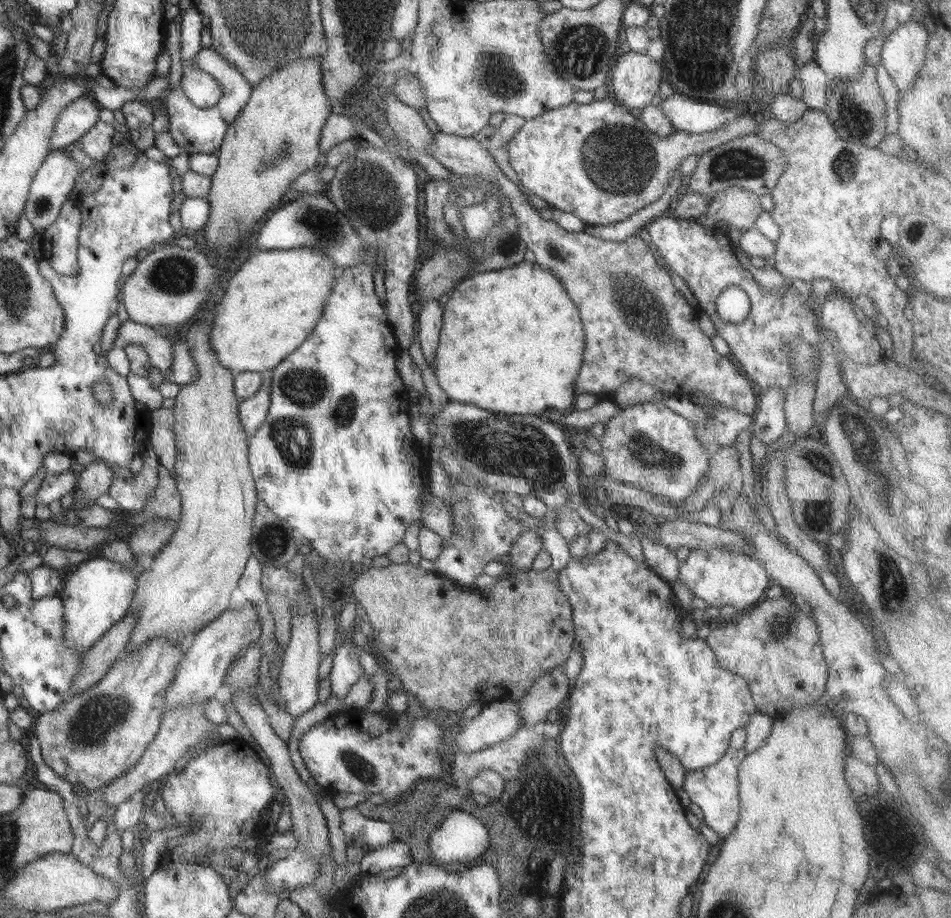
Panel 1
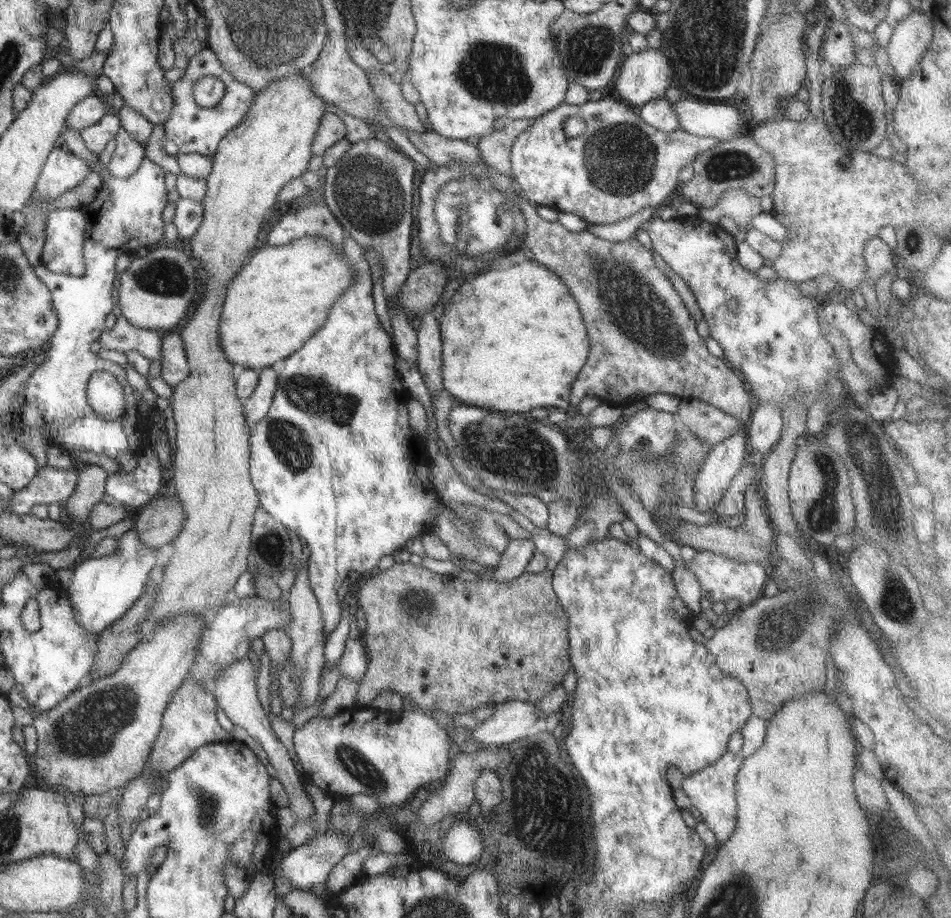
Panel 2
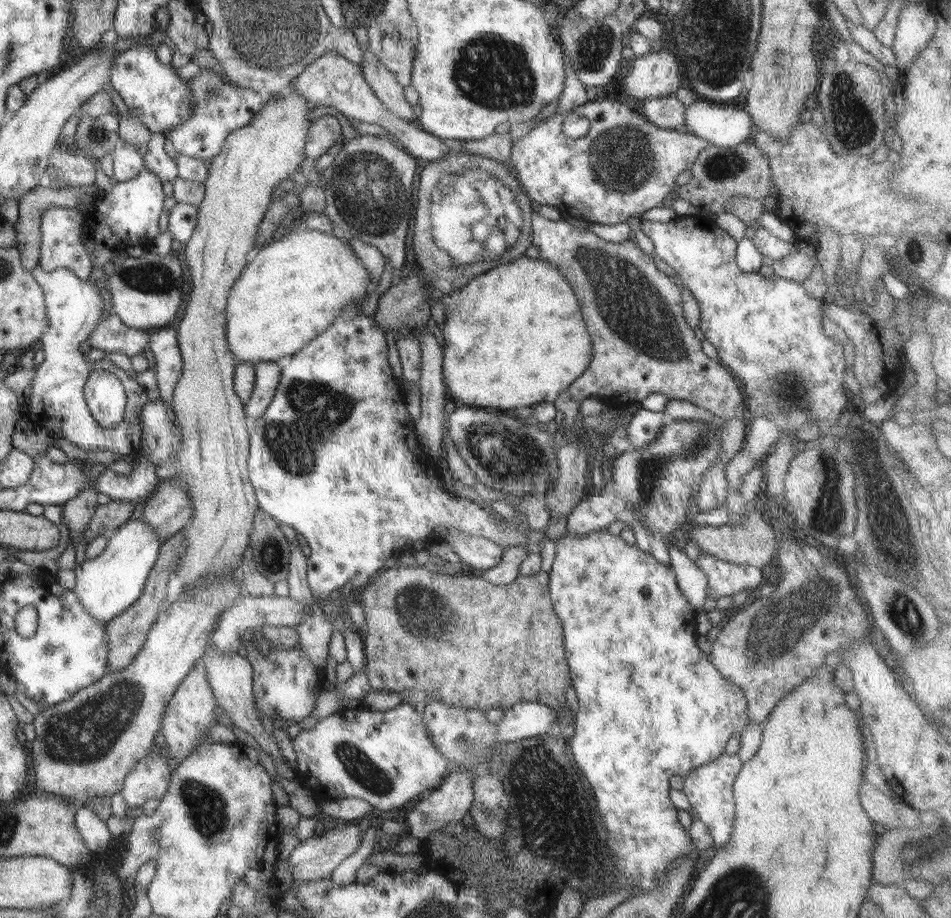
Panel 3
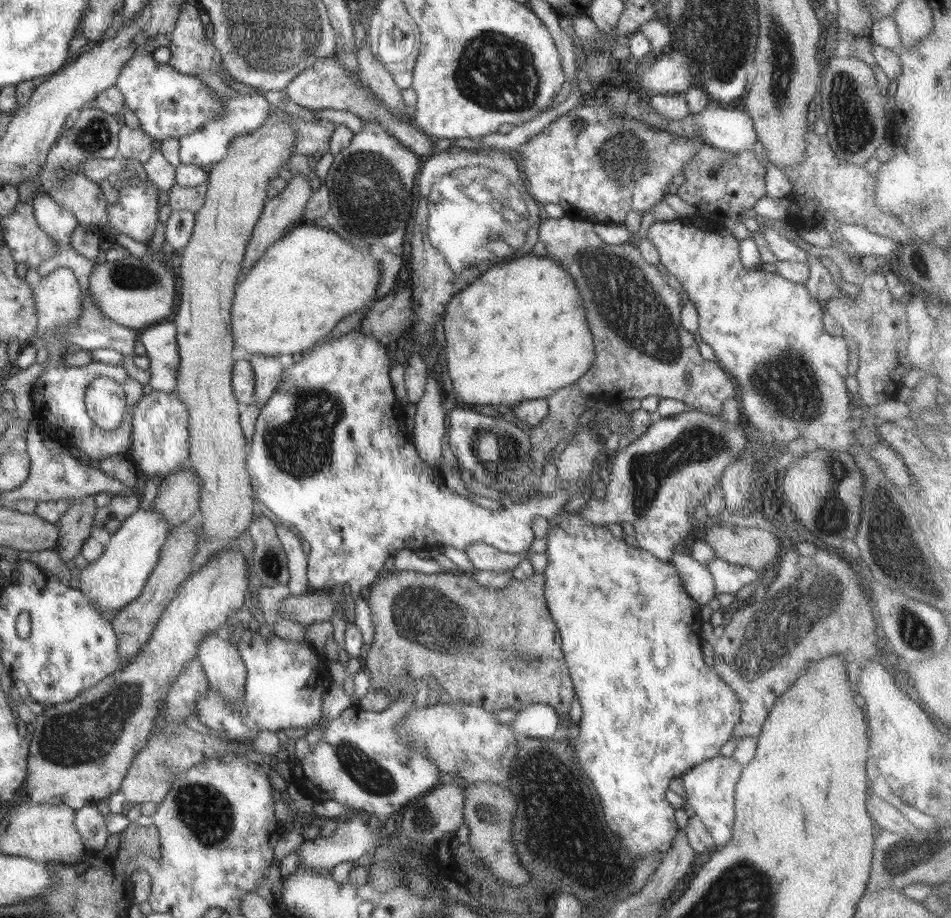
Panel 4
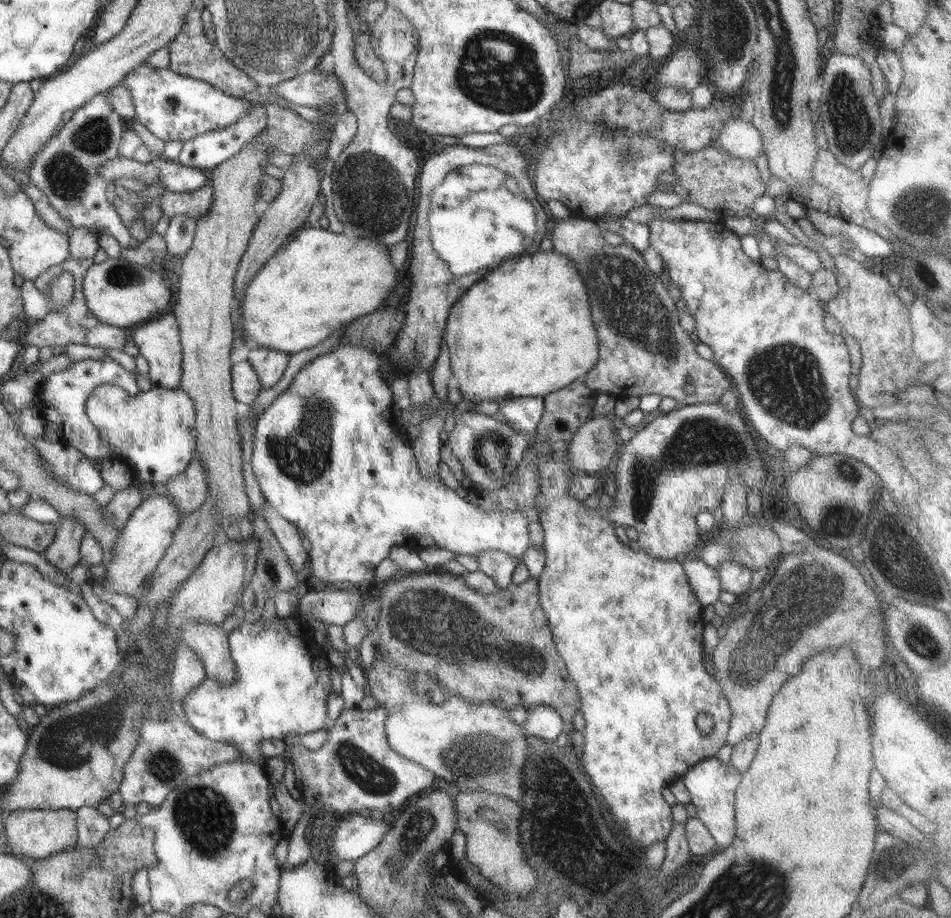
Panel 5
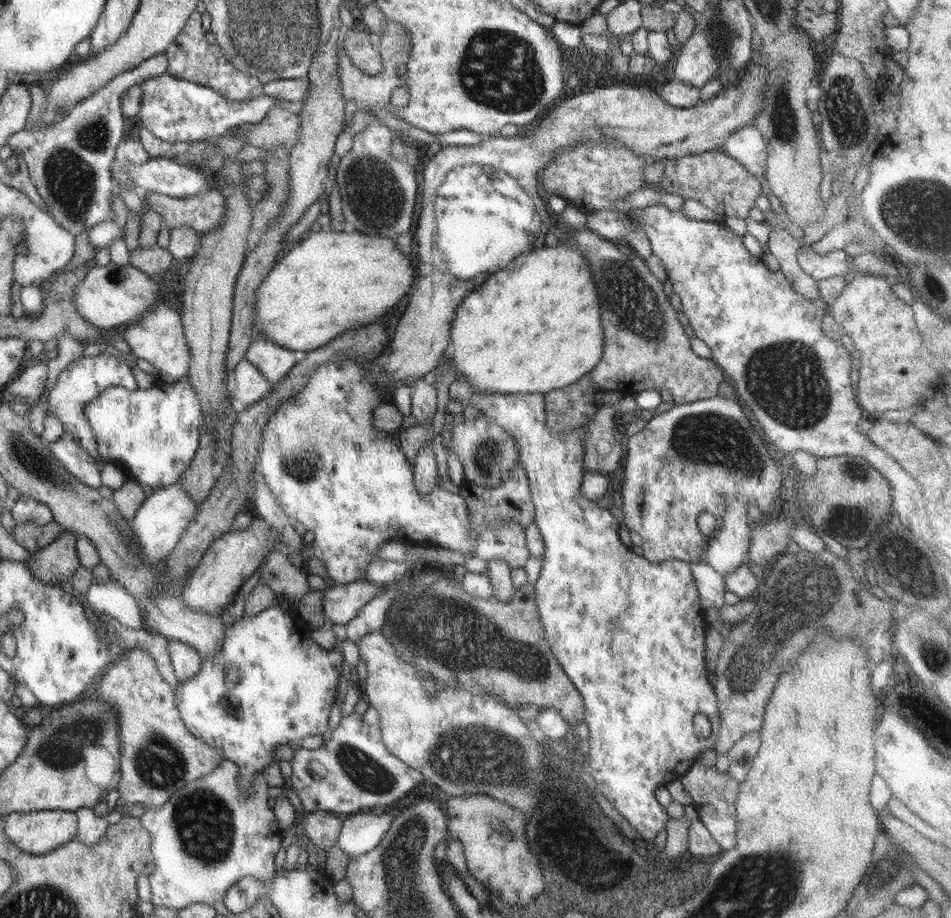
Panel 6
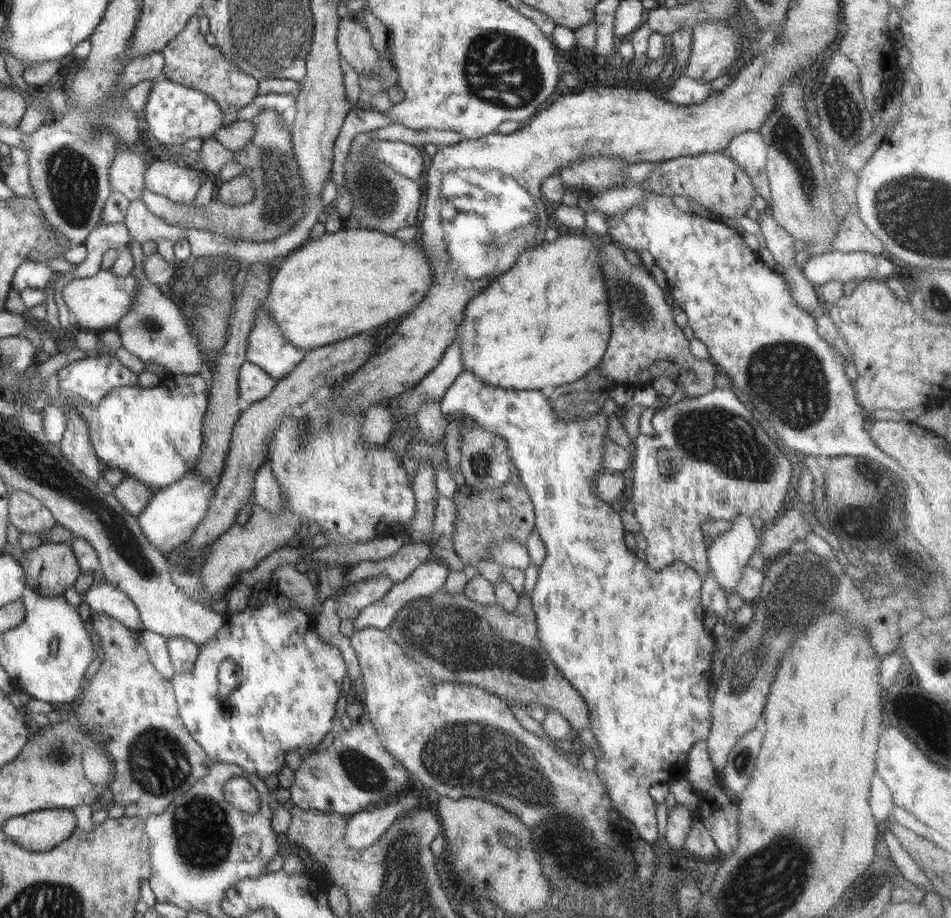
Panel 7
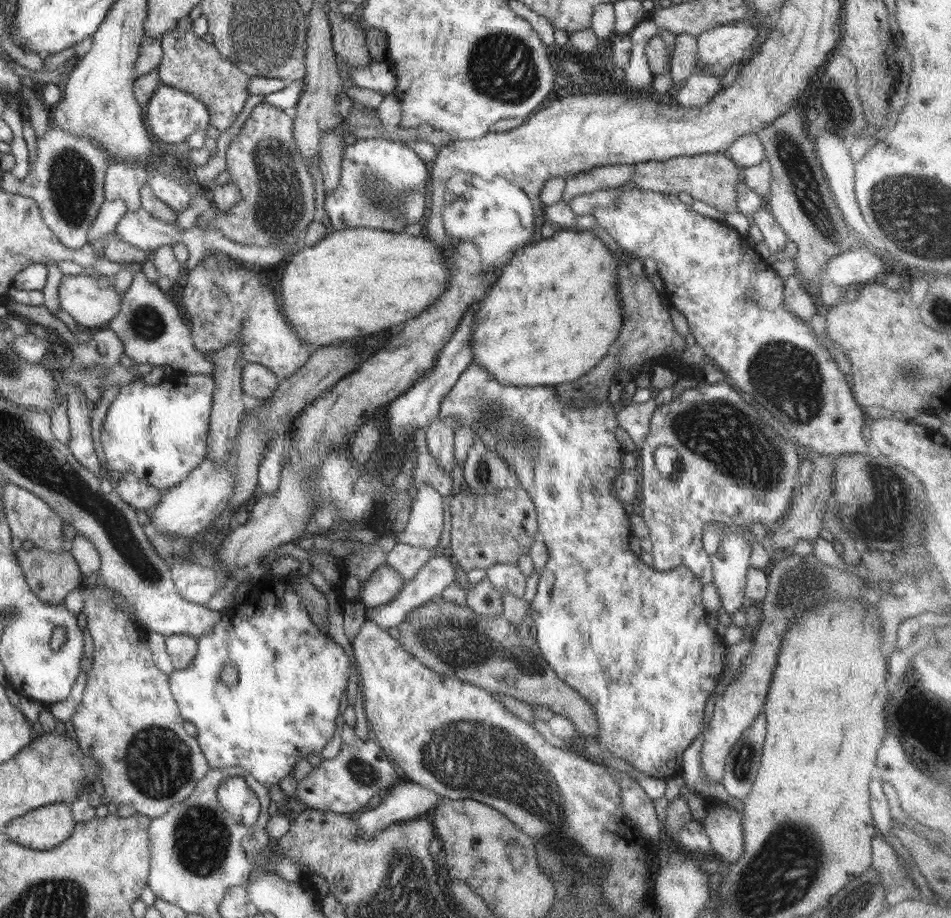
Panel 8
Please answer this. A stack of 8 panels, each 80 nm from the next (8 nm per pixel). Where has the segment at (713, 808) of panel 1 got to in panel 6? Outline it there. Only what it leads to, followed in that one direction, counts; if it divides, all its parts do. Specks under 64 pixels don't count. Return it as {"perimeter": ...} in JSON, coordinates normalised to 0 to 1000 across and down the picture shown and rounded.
{"perimeter":[[[730,832],[726,840],[715,847],[719,859],[728,869],[728,877],[734,886],[735,893],[747,905],[751,915],[761,927],[768,926],[774,919],[775,886],[773,874],[778,852],[768,845],[768,841],[757,841],[752,834],[743,836]]]}

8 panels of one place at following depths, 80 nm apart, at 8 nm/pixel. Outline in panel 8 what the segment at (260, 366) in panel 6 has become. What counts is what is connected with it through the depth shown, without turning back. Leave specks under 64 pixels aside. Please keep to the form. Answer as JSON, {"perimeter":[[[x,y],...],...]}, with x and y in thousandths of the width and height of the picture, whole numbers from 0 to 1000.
{"perimeter":[[[233,275],[220,277],[204,294],[193,297],[191,304],[193,319],[189,331],[196,337],[196,342],[200,342],[202,350],[200,361],[206,381],[221,388],[226,381],[233,381],[249,371],[253,376],[253,387],[260,395],[274,397],[295,413],[301,413],[308,410],[325,393],[331,378],[320,375],[309,359],[299,351],[290,328],[291,322],[286,316],[286,307],[284,303],[278,302],[271,291],[254,288]]]}

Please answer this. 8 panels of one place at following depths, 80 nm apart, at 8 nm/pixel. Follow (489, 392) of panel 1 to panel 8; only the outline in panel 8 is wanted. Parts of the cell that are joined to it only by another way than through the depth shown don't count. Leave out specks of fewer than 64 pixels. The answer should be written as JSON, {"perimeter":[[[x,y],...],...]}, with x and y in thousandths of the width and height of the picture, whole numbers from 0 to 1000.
{"perimeter":[[[601,248],[586,249],[578,259],[570,259],[564,265],[549,269],[543,273],[537,285],[531,290],[522,308],[514,312],[511,322],[502,329],[499,333],[501,343],[498,343],[497,358],[497,394],[508,399],[515,412],[522,413],[522,416],[529,417],[530,420],[574,420],[585,422],[589,418],[599,417],[614,410],[619,403],[623,403],[644,381],[652,355],[654,355],[654,338],[652,338],[652,322],[648,314],[648,281],[644,279],[637,266],[630,257],[620,252],[608,254]]]}

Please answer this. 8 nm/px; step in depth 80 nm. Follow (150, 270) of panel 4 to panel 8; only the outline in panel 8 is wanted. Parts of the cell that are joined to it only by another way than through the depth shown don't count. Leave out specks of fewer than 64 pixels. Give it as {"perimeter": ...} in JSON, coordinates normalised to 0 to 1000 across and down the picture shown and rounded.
{"perimeter":[[[69,301],[63,307],[61,316],[61,328],[63,334],[69,339],[80,353],[87,359],[103,359],[113,357],[113,355],[125,344],[129,337],[130,321],[122,317],[119,303],[96,301]]]}

